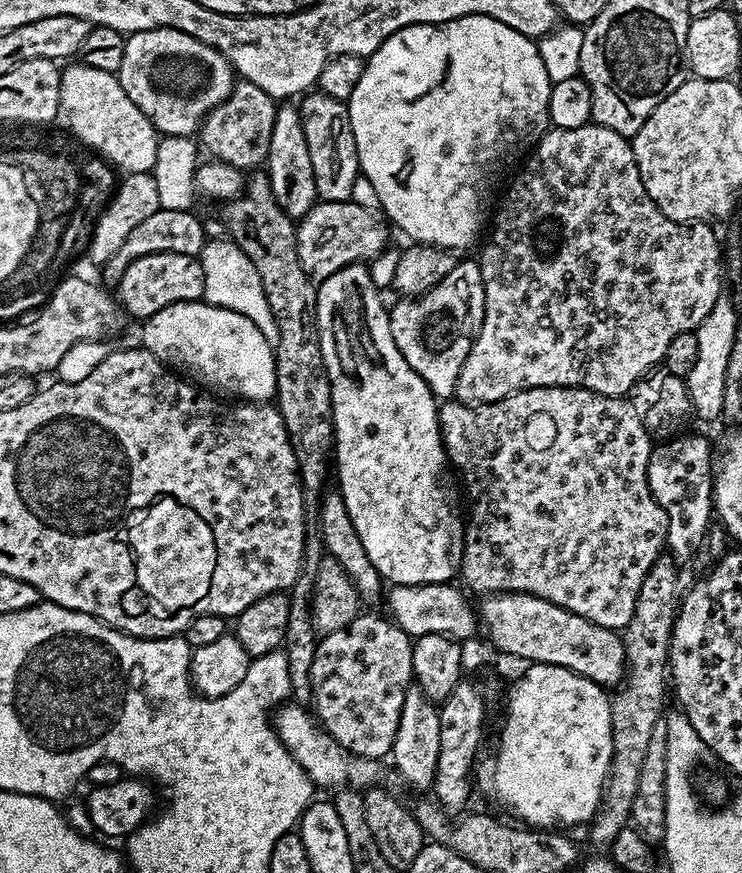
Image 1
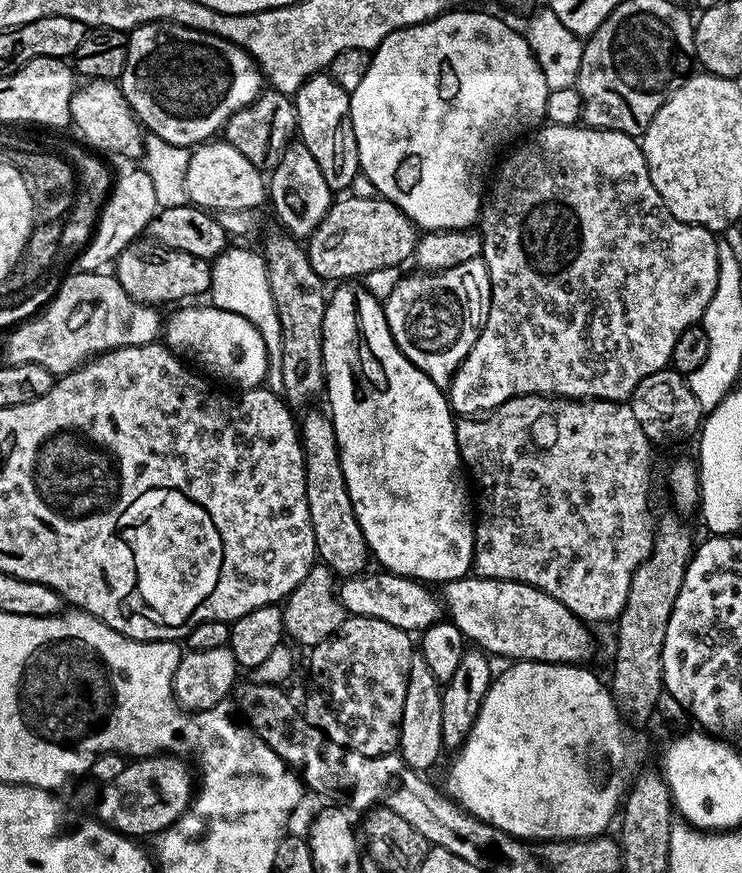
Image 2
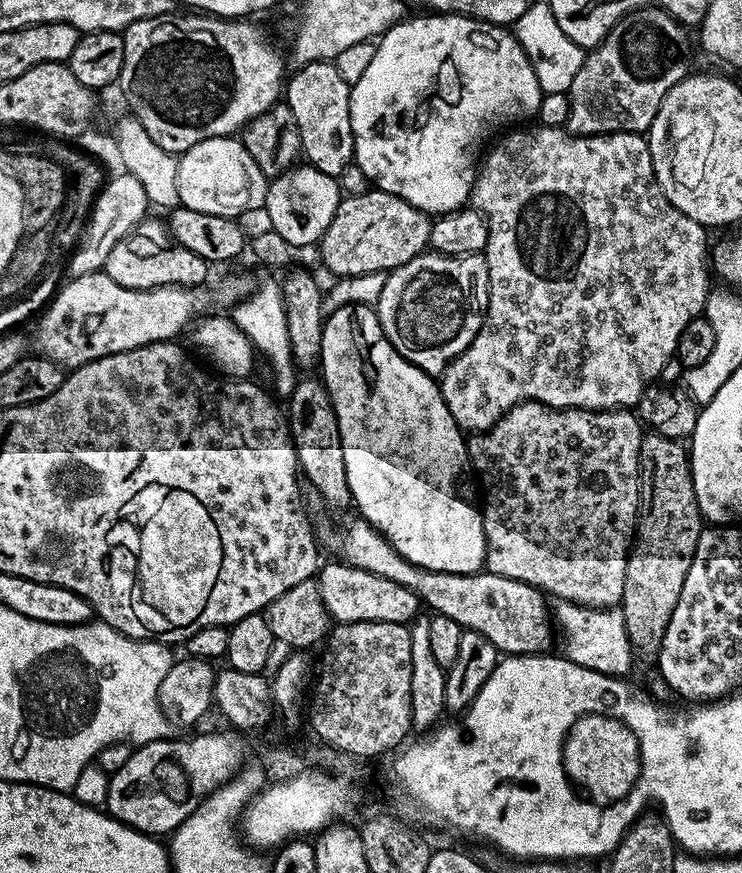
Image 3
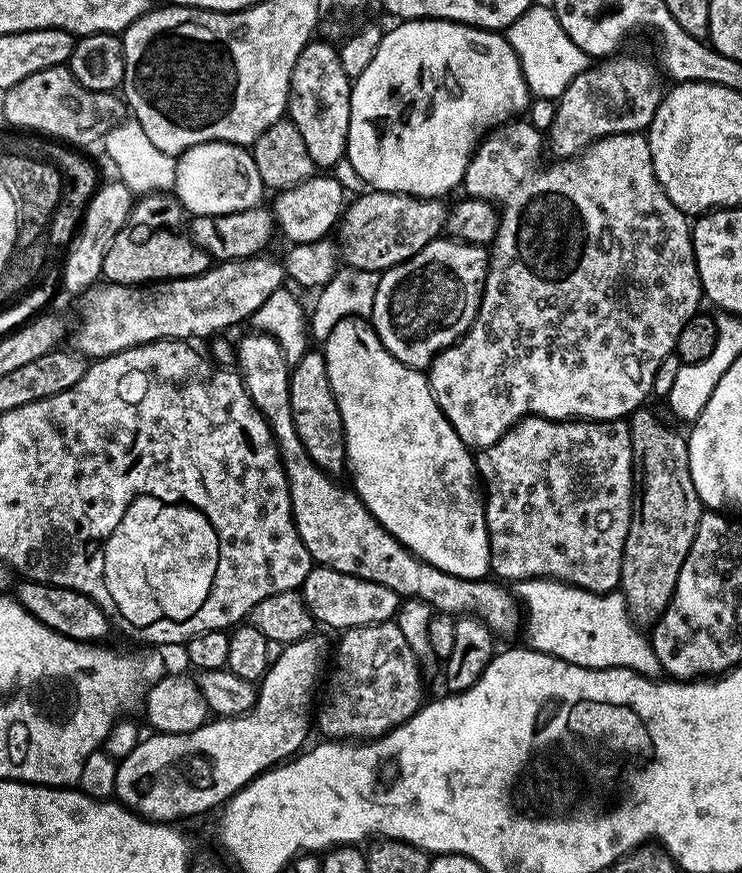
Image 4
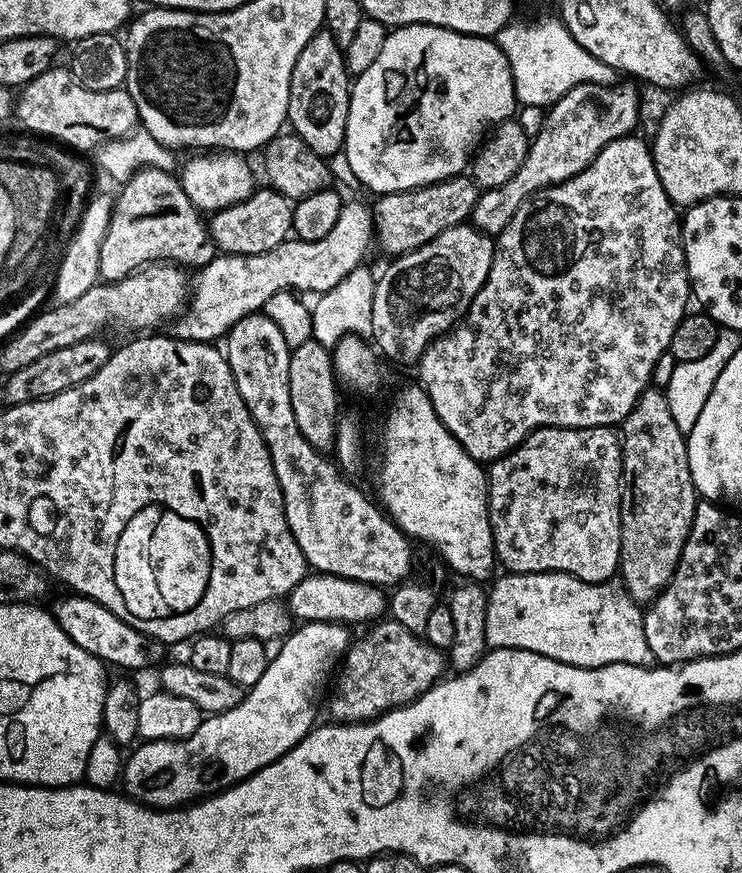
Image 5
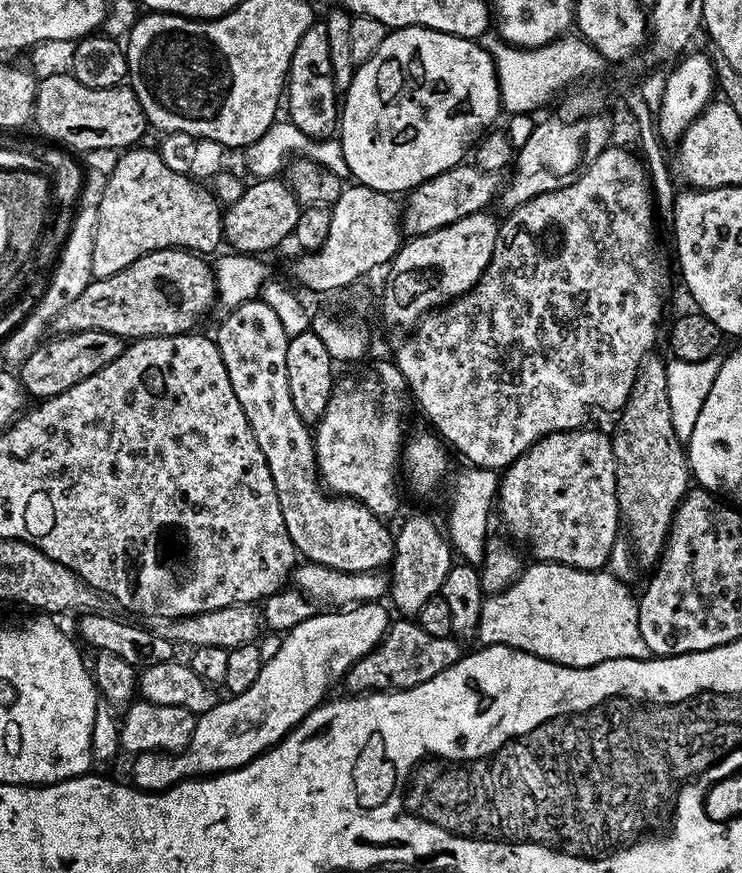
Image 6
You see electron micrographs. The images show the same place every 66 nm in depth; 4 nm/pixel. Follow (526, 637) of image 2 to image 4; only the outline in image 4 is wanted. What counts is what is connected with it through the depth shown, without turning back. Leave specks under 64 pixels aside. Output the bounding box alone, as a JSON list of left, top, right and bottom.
[234,330,518,637]

